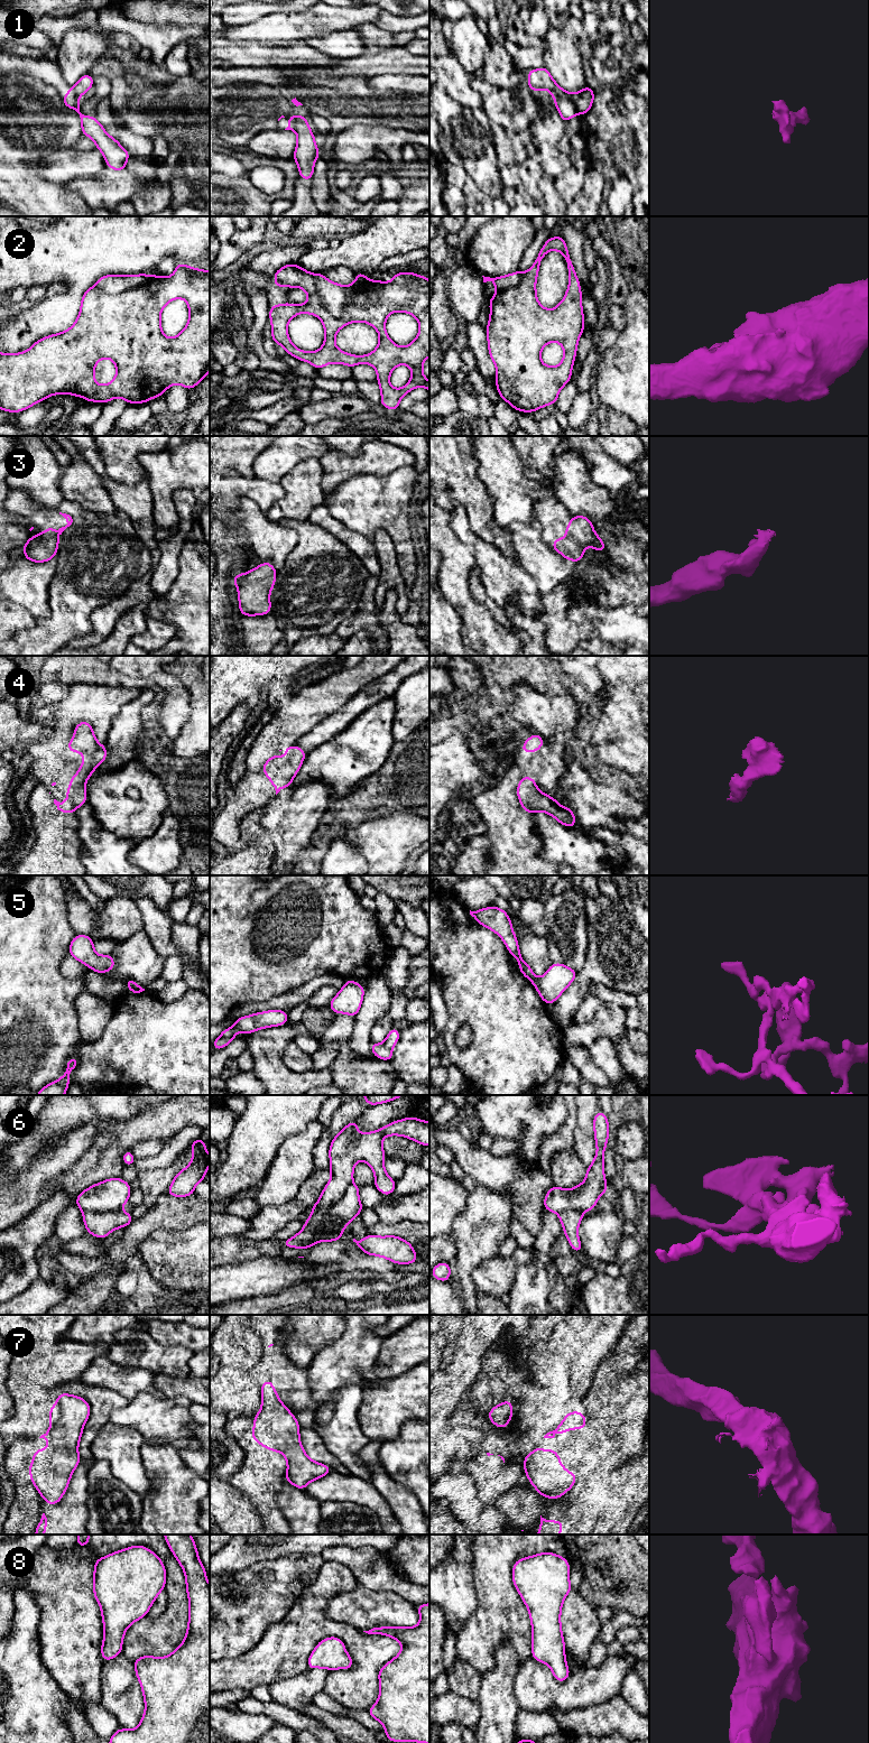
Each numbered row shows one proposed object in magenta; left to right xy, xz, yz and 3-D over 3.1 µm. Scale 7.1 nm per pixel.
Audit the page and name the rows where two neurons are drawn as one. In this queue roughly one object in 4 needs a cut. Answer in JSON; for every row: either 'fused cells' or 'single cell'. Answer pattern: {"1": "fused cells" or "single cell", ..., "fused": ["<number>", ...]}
{"1": "fused cells", "2": "single cell", "3": "single cell", "4": "single cell", "5": "fused cells", "6": "single cell", "7": "single cell", "8": "single cell", "fused": ["1", "5"]}

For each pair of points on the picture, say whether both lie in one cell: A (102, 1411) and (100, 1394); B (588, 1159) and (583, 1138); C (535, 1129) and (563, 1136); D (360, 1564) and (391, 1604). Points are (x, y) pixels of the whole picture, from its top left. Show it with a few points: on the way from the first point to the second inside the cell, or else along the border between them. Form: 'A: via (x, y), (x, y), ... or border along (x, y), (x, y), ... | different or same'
A: via (102, 1407), (100, 1399) | same
B: via (585, 1153), (584, 1143) | same
C: border along (567, 1111), (563, 1123), (543, 1140), (538, 1156) | different
D: border along (360, 1584), (372, 1589), (395, 1592), (405, 1600) | different

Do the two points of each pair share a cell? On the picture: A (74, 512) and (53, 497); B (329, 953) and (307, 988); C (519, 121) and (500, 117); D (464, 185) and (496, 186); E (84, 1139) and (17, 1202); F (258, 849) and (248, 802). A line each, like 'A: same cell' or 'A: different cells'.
A: different cells
B: different cells
C: same cell
D: different cells
E: same cell
F: different cells

